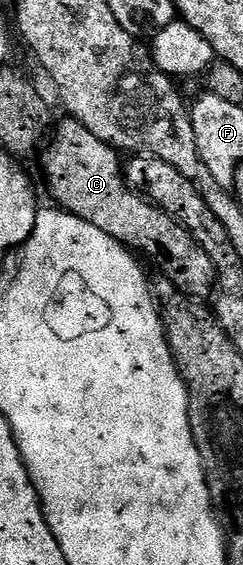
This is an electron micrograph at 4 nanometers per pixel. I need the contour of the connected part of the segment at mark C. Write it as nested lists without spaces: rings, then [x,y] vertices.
[[[67,121],[55,127],[54,137],[47,143],[48,151],[46,151],[46,146],[43,153],[39,155],[40,162],[44,165],[44,178],[48,181],[48,190],[52,193],[53,200],[56,201],[53,203],[59,209],[86,220],[86,224],[94,224],[94,228],[106,232],[106,236],[110,236],[116,242],[121,242],[123,246],[128,247],[137,255],[145,254],[161,270],[159,273],[169,278],[189,298],[207,299],[216,289],[216,266],[212,262],[211,253],[199,246],[191,232],[181,226],[176,219],[171,218],[165,210],[160,209],[159,206],[153,206],[147,197],[141,196],[129,187],[124,180],[121,155],[113,146],[98,140],[98,136],[94,136],[94,132],[87,130],[81,122]]]

